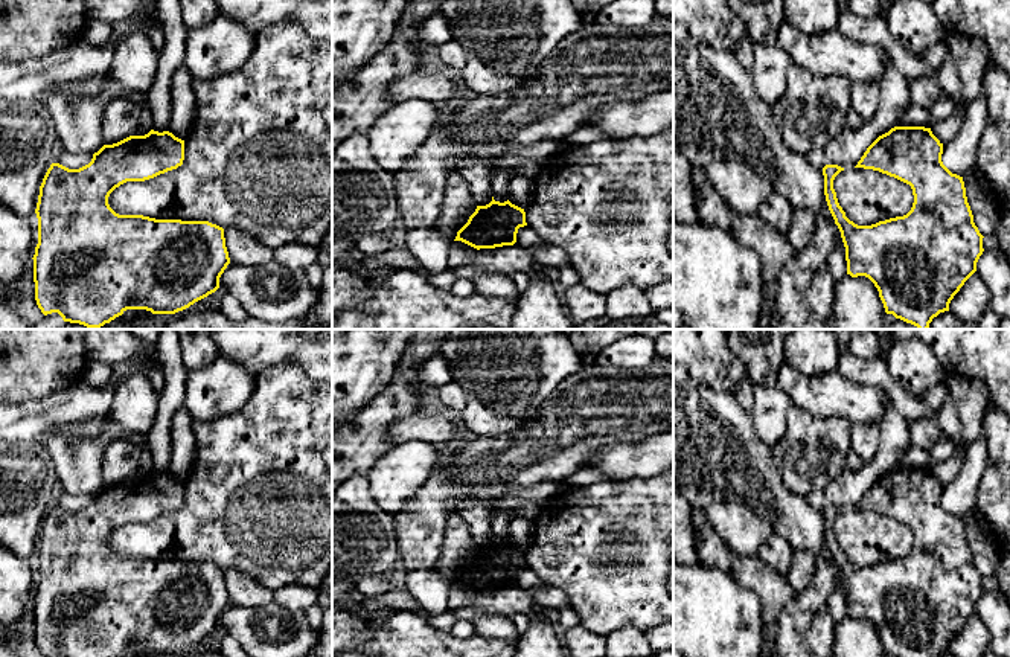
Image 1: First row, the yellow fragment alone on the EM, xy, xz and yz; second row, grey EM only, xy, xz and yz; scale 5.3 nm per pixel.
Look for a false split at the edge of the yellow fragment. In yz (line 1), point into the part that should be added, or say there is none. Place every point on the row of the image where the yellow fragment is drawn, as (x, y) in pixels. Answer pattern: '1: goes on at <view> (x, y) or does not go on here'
1: does not go on here

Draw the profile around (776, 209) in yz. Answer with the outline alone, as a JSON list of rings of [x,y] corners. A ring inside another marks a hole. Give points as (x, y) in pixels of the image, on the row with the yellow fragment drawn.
[[[771,192],[763,204],[757,209],[757,215],[786,236],[795,216],[795,210],[783,195]]]

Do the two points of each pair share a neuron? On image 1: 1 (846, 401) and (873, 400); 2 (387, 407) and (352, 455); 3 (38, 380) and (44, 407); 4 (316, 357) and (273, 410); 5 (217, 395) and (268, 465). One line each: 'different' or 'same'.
1: same
2: same
3: different
4: different
5: different

